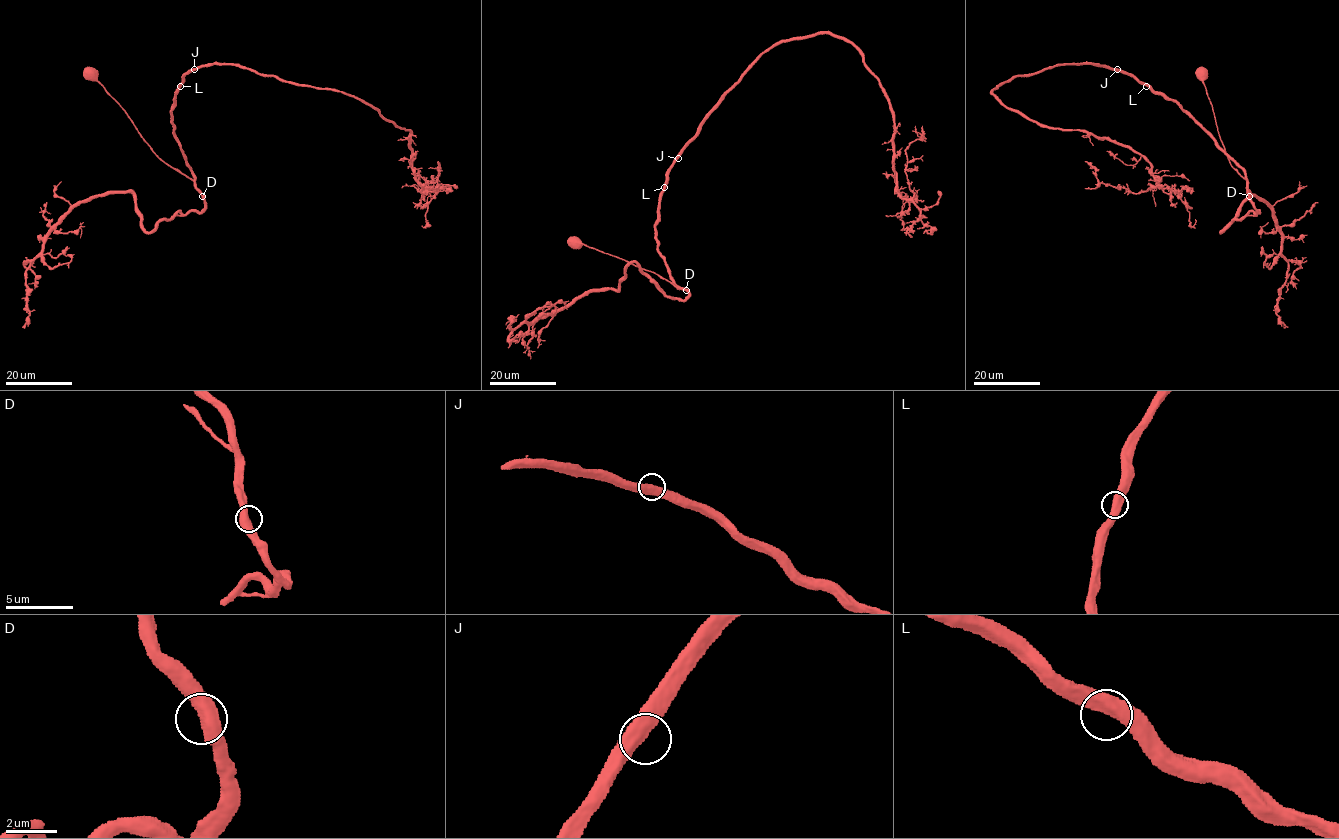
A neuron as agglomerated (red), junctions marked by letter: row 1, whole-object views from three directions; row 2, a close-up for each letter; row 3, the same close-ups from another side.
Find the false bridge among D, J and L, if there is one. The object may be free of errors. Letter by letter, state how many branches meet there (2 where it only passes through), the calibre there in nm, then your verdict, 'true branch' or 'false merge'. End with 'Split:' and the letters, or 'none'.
D: 2 branches meet; 550 nm thick; true branch
J: 2 branches meet; 550 nm thick; true branch
L: 2 branches meet; 550 nm thick; true branch
Split: none

